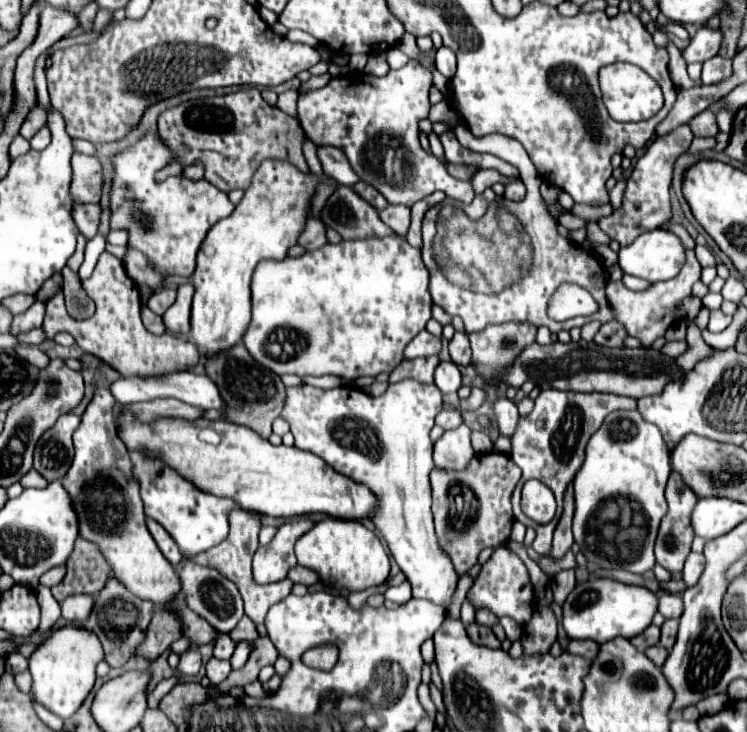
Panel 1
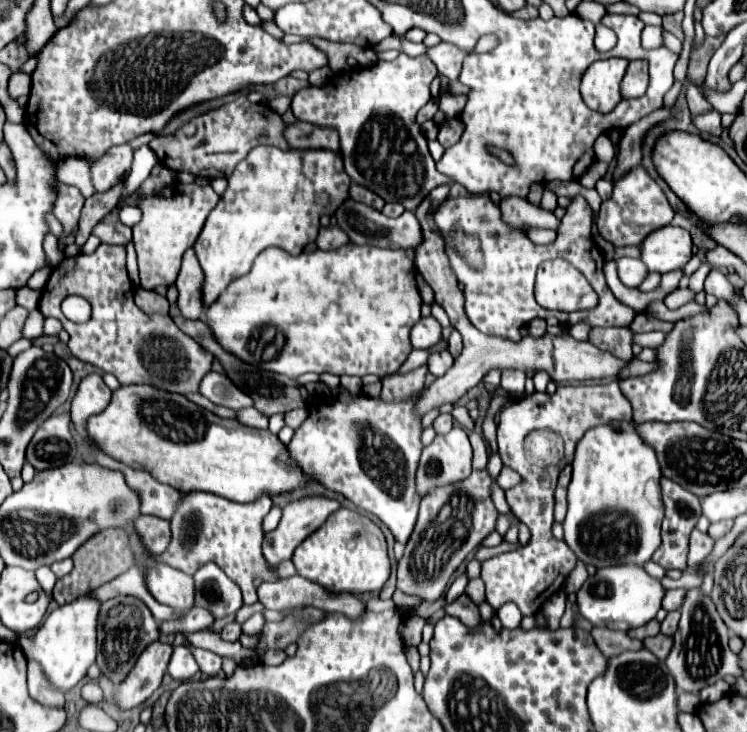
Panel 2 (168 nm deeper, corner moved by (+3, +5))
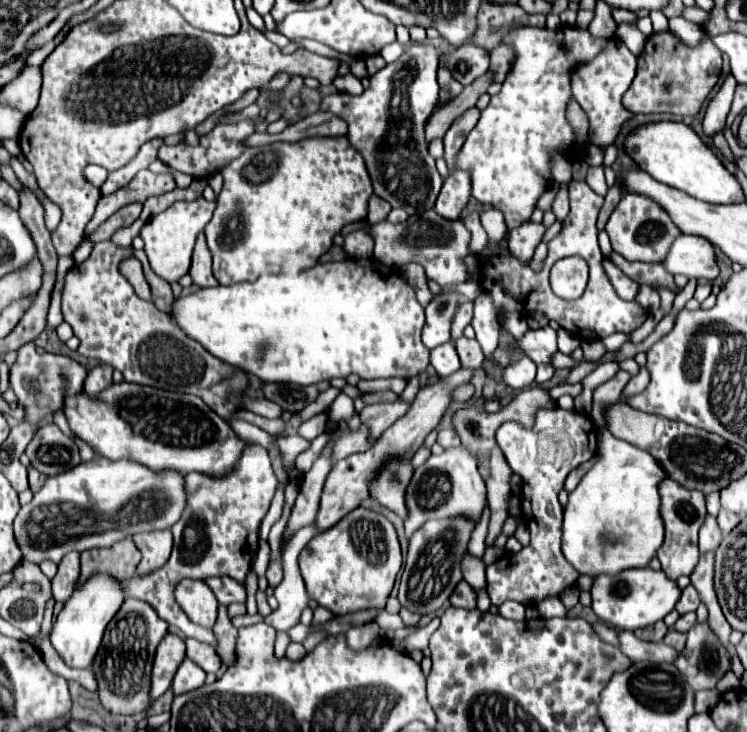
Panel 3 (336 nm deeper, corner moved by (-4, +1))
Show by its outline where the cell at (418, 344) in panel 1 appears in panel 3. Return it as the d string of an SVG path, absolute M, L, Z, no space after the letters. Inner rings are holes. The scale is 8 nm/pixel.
M443 293L435 297L425 309L425 327L423 327L423 345L427 349L435 349L451 339L451 319L459 307L459 297L451 293Z

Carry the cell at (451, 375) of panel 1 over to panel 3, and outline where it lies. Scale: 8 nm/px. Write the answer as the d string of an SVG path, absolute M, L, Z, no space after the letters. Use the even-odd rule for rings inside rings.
M445 343L445 345L435 347L431 351L431 365L435 367L439 377L447 377L447 375L455 373L461 367L457 351L455 351L455 345L453 343Z

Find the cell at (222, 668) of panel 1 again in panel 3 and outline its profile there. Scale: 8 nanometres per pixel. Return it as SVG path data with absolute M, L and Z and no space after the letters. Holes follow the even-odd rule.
M185 639L185 645L187 645L187 657L195 661L205 673L217 673L221 669L221 659L215 647L199 643L195 639Z

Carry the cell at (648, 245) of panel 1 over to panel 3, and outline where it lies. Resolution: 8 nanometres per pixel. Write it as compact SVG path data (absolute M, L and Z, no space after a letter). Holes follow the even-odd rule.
M681 233L669 247L663 267L671 275L681 273L685 277L695 277L697 281L713 281L719 275L713 245L703 237L685 233Z

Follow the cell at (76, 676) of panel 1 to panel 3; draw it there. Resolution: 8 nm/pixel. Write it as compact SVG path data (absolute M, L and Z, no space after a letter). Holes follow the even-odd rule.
M93 575L77 593L71 595L63 611L57 615L51 631L51 645L65 661L65 665L75 669L89 669L93 665L105 627L111 621L111 617L119 611L123 599L125 595L121 583L109 575Z

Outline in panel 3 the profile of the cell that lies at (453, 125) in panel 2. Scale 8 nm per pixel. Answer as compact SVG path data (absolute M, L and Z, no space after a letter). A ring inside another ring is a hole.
M471 107L471 109L467 109L467 111L449 127L449 131L445 133L443 143L445 143L445 161L447 161L449 171L455 169L455 157L457 157L459 149L463 147L469 131L475 127L477 119L479 119L479 109Z

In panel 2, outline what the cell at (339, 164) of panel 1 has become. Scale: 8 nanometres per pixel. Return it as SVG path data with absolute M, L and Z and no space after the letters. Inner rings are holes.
M292 121L284 129L284 139L290 147L296 149L308 149L308 147L324 147L338 151L338 133L332 127L320 127L314 123L304 121Z

